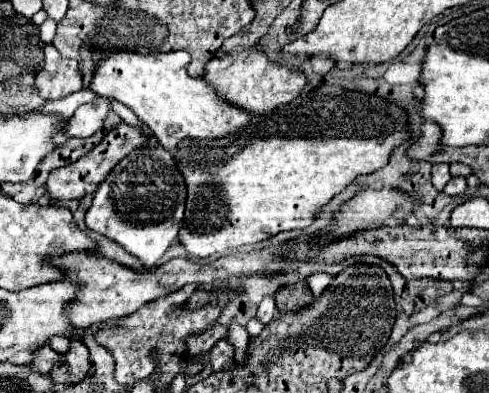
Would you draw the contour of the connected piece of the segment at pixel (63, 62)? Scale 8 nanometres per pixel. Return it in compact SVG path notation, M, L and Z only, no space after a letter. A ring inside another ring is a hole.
M54 44L44 46L46 64L36 74L36 88L44 100L58 100L82 90L82 74L76 60L62 58Z

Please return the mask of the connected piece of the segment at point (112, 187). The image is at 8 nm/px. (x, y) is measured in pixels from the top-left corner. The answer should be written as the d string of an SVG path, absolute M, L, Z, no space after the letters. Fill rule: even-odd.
M142 146L116 164L98 186L92 206L86 212L86 228L114 240L132 256L140 258L144 266L156 266L182 226L184 202L186 184L172 156L162 146Z

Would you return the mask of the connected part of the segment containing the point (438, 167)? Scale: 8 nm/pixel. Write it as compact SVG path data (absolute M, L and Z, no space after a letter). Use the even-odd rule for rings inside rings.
M434 164L432 166L432 184L436 190L444 190L444 186L450 178L452 176L448 172L448 164Z

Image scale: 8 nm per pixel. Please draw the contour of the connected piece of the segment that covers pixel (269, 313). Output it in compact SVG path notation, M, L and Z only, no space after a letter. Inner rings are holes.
M264 296L264 300L260 302L260 306L258 306L258 320L262 322L262 324L268 324L272 318L274 318L274 314L276 314L276 302L274 302L274 296Z

